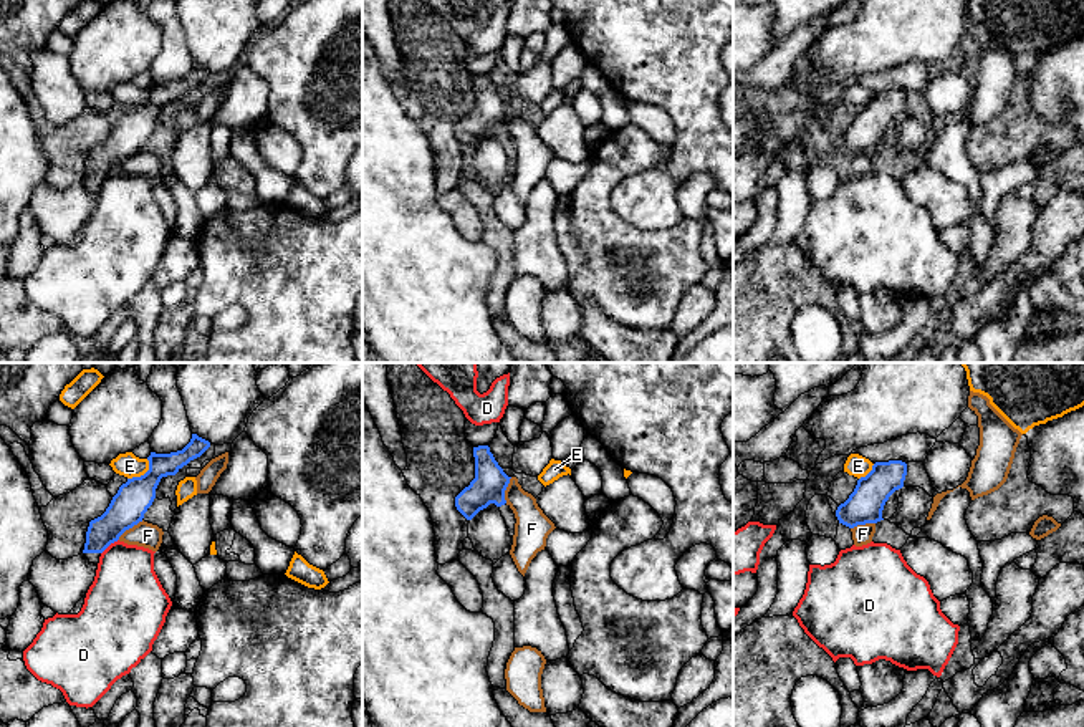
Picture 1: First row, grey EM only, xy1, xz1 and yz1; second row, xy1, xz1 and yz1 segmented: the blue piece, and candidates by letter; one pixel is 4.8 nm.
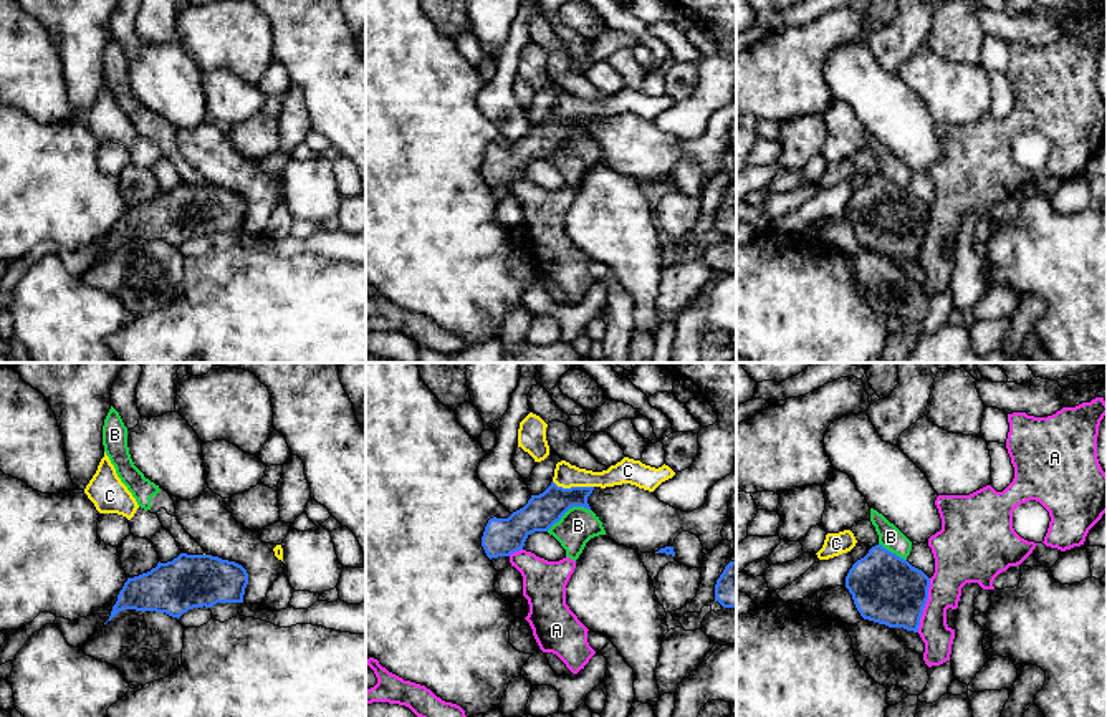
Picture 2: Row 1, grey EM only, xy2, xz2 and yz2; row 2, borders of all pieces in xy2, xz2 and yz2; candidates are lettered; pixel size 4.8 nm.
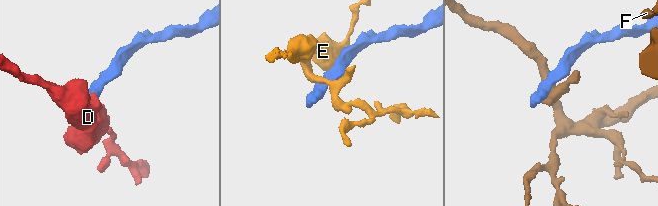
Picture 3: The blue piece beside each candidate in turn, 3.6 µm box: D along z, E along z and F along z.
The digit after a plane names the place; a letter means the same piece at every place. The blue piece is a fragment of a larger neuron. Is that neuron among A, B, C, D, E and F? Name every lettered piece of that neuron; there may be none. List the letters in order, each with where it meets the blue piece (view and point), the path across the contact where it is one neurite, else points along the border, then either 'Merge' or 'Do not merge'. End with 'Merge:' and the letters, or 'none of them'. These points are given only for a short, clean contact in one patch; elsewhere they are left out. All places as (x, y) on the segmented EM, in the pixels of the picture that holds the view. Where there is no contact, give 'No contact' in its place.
A: Touches blue at yz2 (925, 603). Do not merge
B: Touches blue at xz2 (568, 509). Do not merge
C: Touches blue at xz2 (573, 487). Boundary: xz2 (553, 481), (563, 487), (593, 487). Do not merge
D: Touches blue at xy1 (110, 544). Boundary: xy1 (118, 539), (101, 553). Do not merge
E: Touches blue at xy1 (141, 476). Boundary: xy1 (149, 461), (149, 467), (143, 474), (128, 479). Do not merge
F: Touches blue at xy1 (129, 527). Boundary: xy1 (143, 520), (129, 527), (118, 539). Do not merge
Merge: none of them

